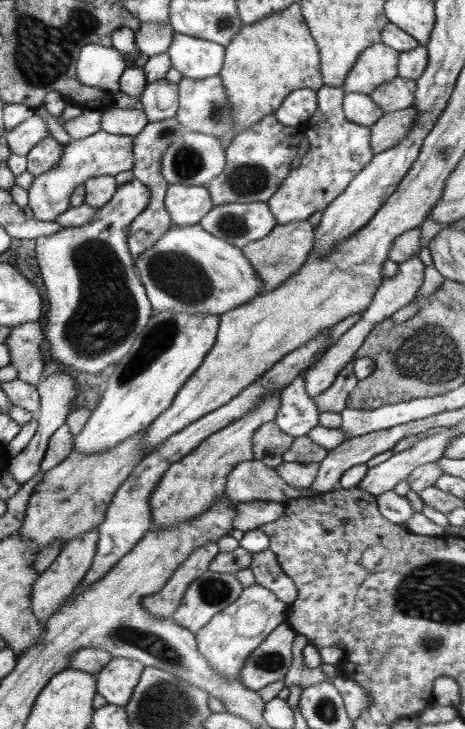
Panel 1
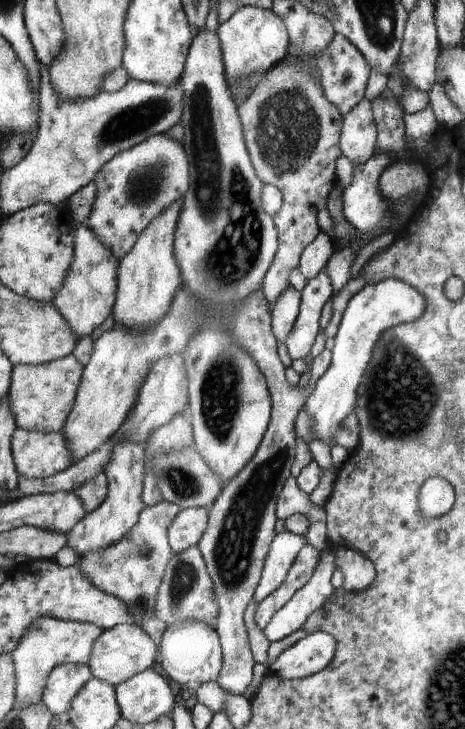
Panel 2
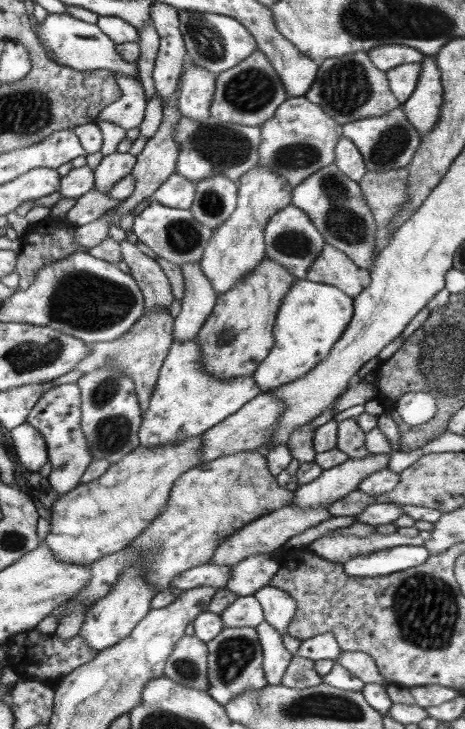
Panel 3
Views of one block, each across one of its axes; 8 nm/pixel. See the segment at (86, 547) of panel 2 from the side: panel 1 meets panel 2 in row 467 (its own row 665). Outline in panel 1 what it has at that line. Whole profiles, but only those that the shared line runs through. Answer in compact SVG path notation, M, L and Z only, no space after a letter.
M113 657L97 676L97 694L104 696L108 704L124 707L132 697L134 688L138 685L141 673L145 666L130 658Z

